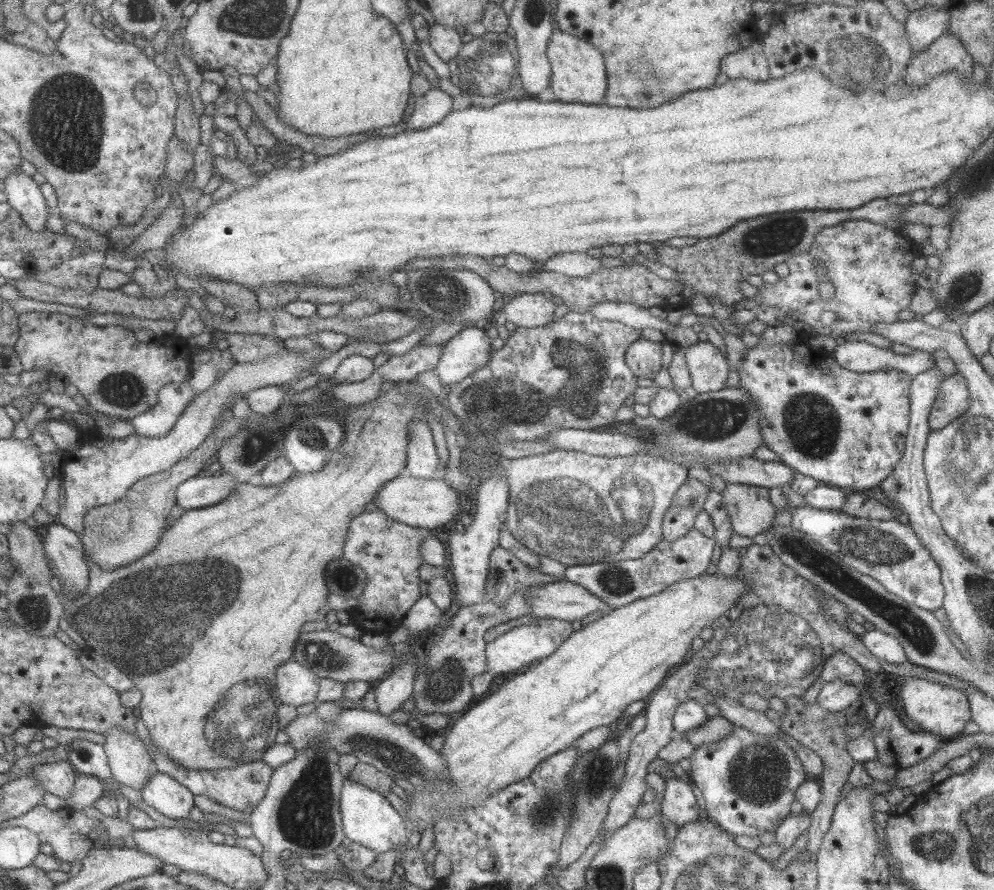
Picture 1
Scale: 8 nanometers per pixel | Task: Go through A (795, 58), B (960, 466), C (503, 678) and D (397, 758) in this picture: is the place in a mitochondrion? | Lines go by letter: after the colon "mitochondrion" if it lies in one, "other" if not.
A: other
B: mitochondrion
C: other
D: mitochondrion

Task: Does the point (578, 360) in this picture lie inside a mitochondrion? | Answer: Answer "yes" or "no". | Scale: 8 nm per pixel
yes

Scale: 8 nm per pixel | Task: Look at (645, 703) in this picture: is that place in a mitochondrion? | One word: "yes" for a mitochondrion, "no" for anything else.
no

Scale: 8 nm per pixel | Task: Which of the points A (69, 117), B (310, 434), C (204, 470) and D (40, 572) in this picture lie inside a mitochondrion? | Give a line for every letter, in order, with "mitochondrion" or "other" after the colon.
A: mitochondrion
B: mitochondrion
C: other
D: other

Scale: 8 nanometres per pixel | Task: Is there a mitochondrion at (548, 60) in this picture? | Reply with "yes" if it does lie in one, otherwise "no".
no

